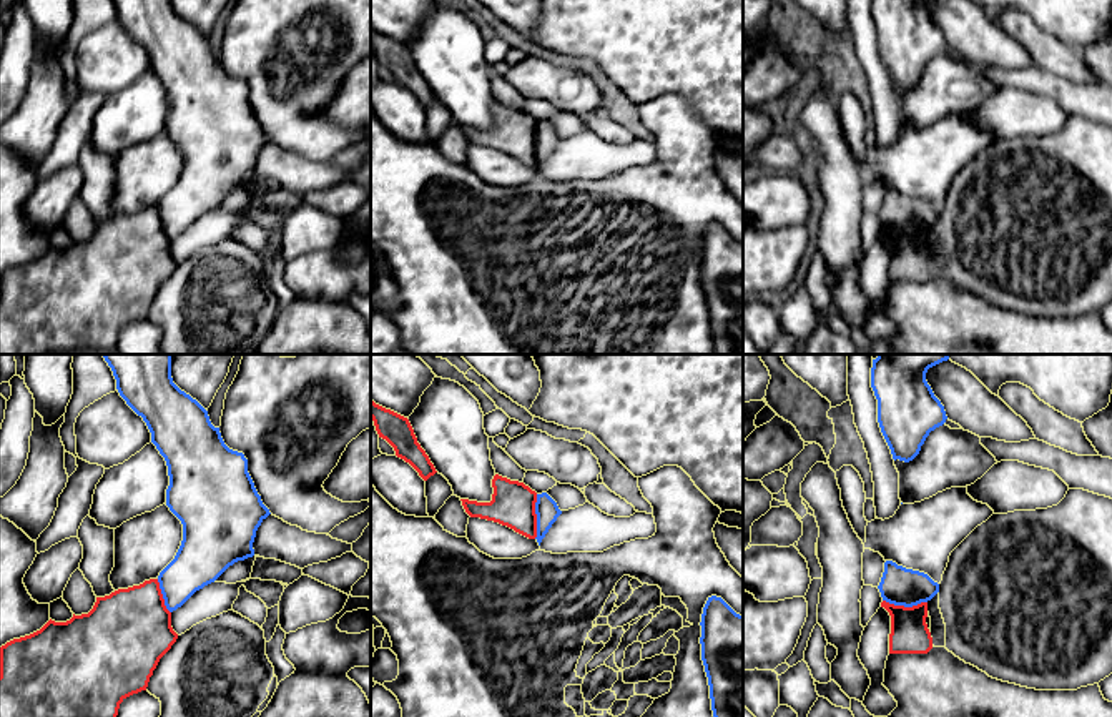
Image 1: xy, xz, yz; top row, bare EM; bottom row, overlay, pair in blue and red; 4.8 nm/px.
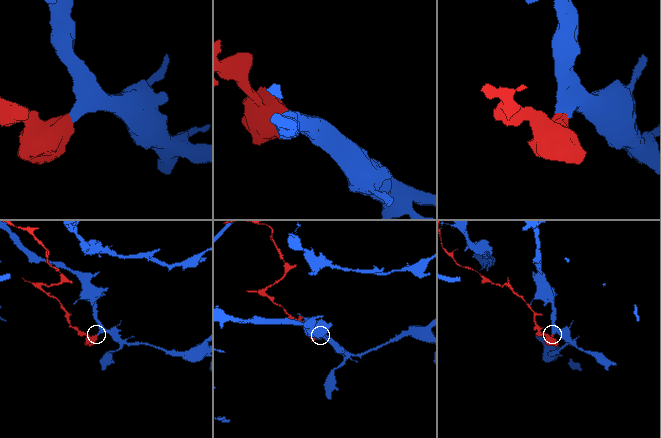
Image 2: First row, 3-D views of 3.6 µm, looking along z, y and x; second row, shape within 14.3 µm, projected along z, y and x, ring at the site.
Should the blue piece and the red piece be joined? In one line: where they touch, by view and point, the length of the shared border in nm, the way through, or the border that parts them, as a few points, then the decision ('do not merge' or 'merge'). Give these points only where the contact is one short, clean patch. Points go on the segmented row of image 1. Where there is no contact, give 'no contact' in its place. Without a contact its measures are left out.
meets blue in xz at (537, 516); contact 220 nm long; border along xz (537, 494), (534, 538); do not merge

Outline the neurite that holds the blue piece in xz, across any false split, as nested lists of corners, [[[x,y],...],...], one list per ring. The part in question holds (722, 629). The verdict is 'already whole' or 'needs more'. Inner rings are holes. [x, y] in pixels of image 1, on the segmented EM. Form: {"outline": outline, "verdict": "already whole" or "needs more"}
{"outline": [[[711,596],[700,626],[713,717],[743,717],[743,616]]], "verdict": "already whole"}

